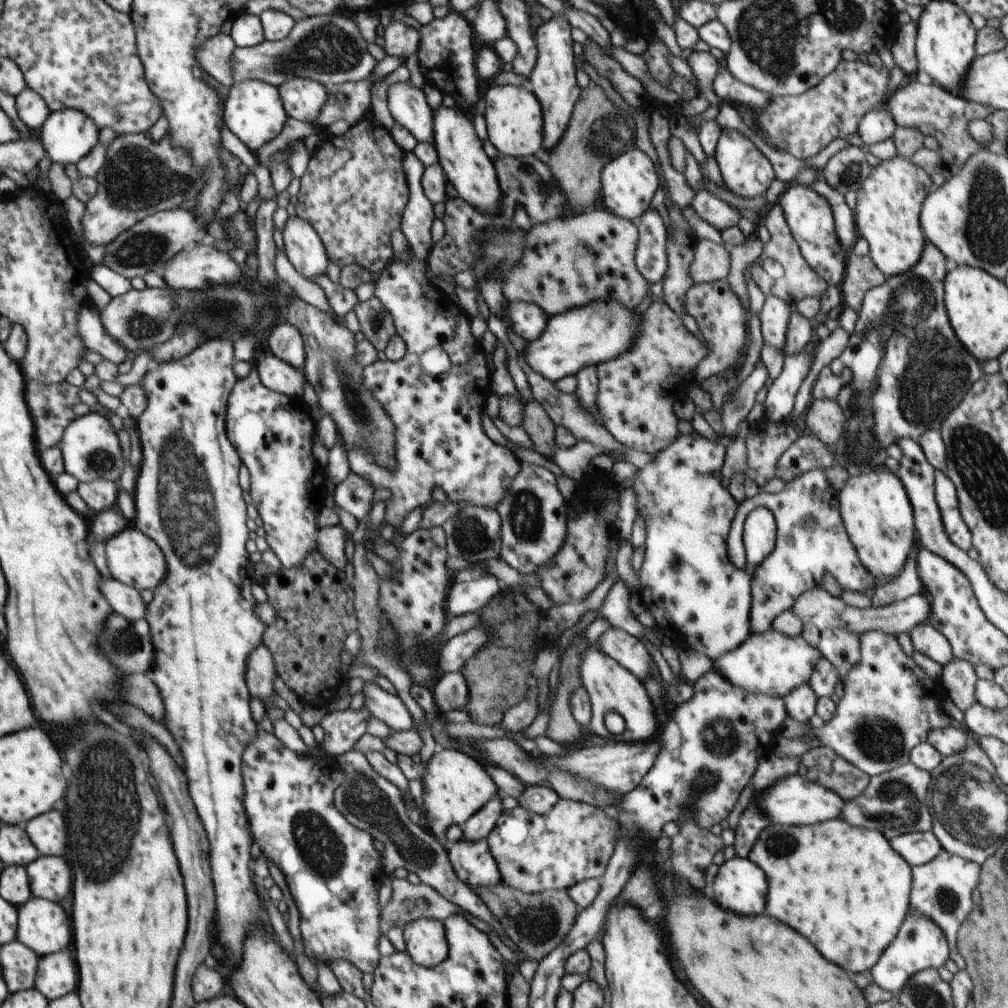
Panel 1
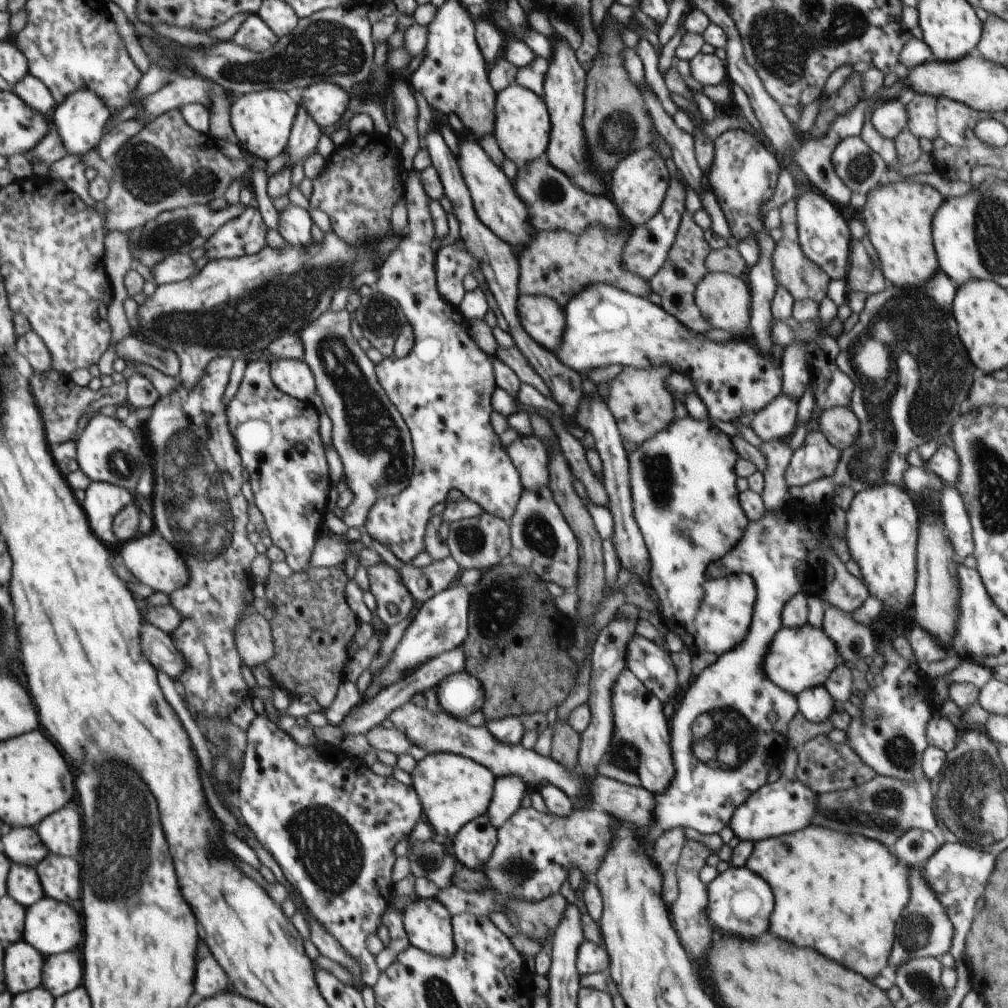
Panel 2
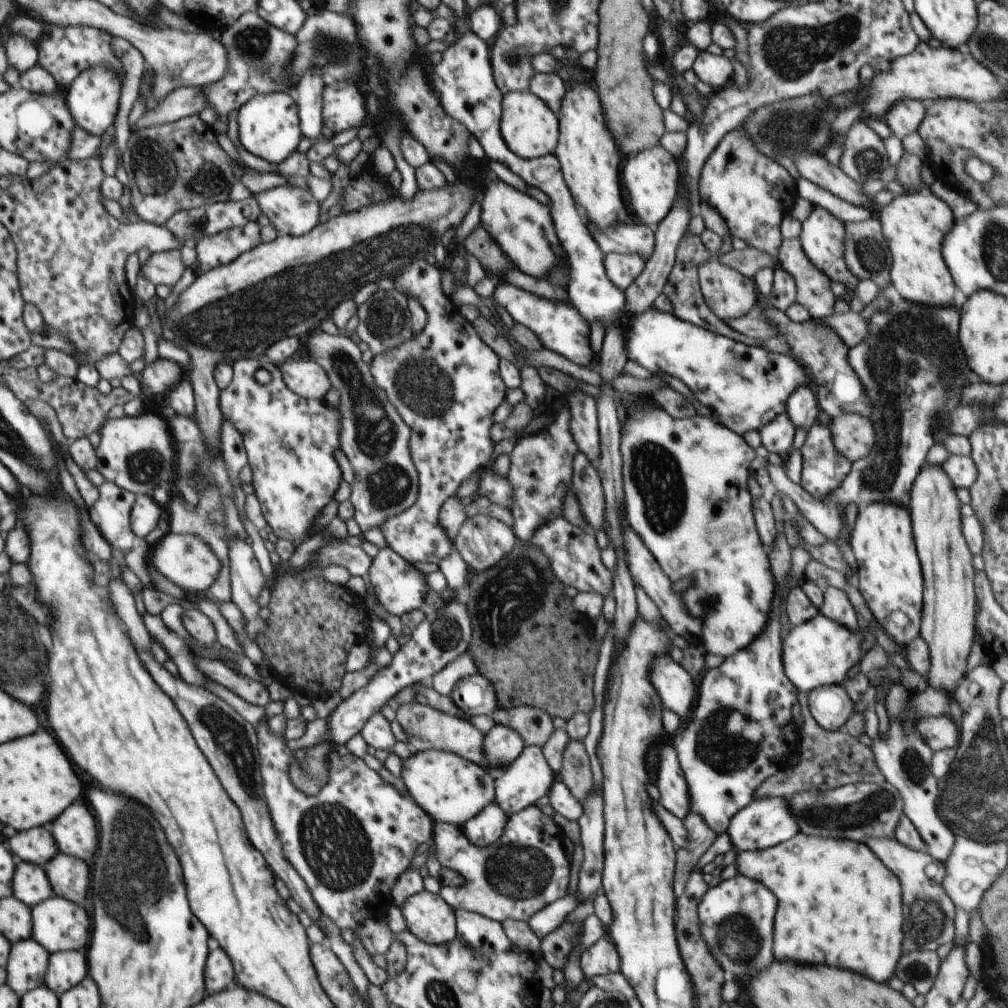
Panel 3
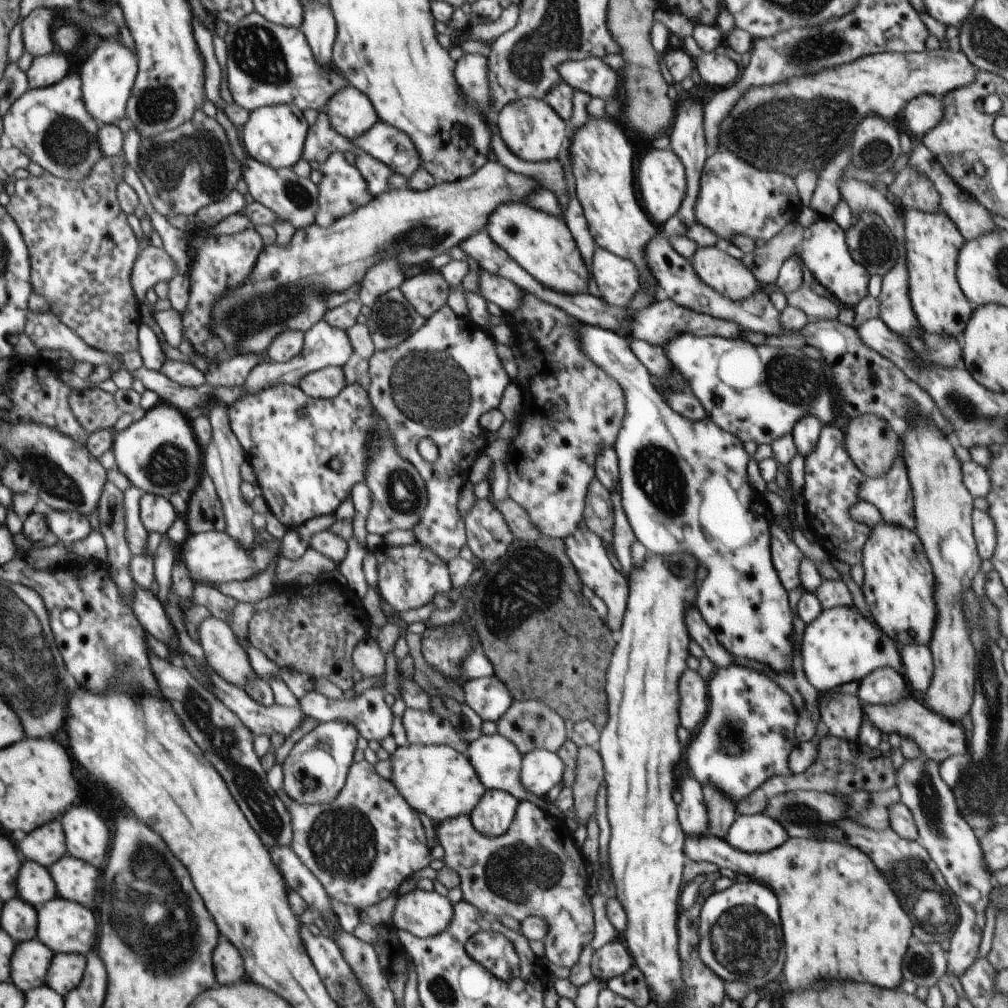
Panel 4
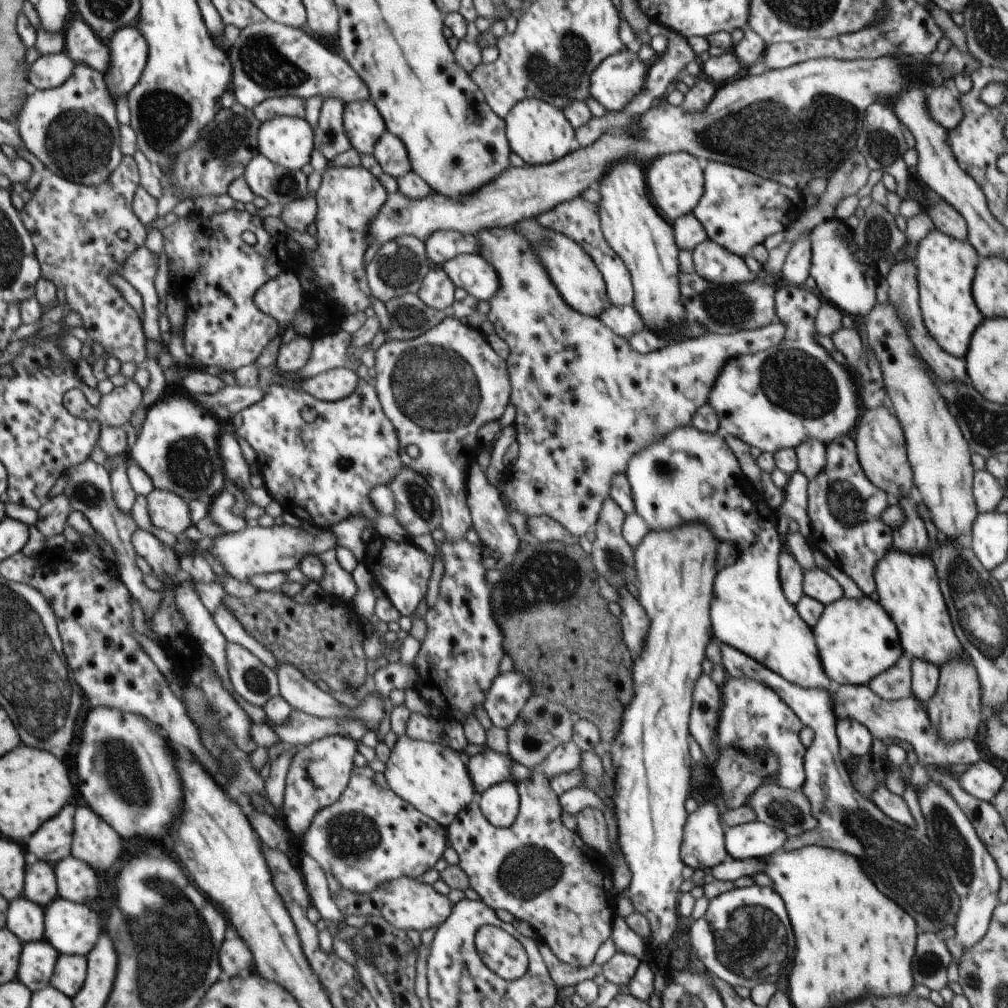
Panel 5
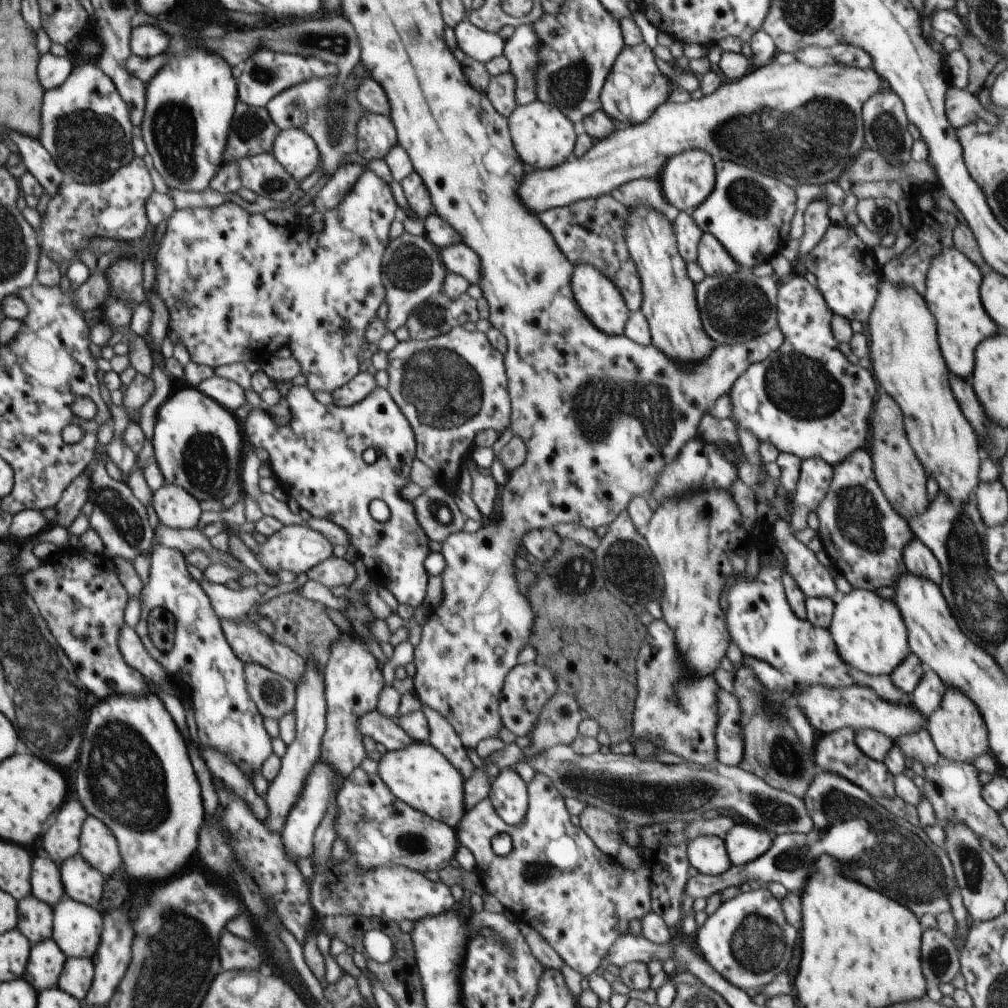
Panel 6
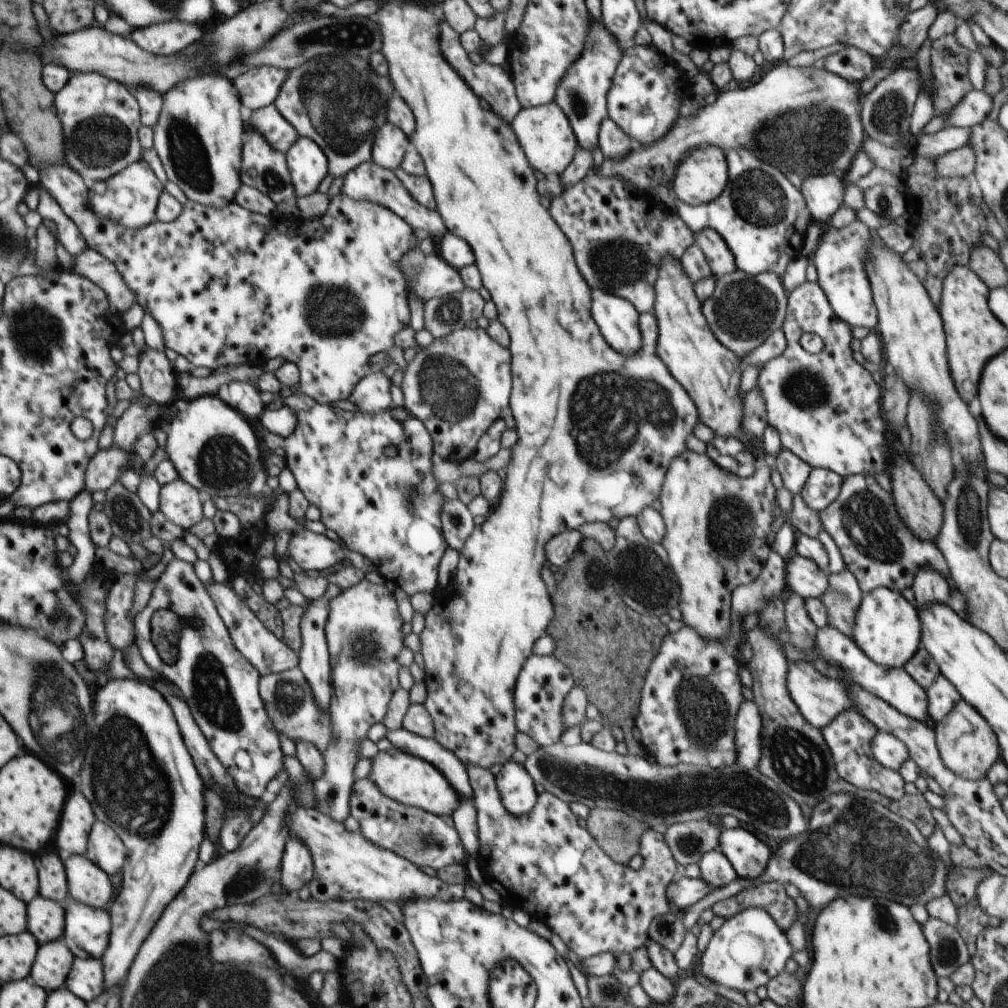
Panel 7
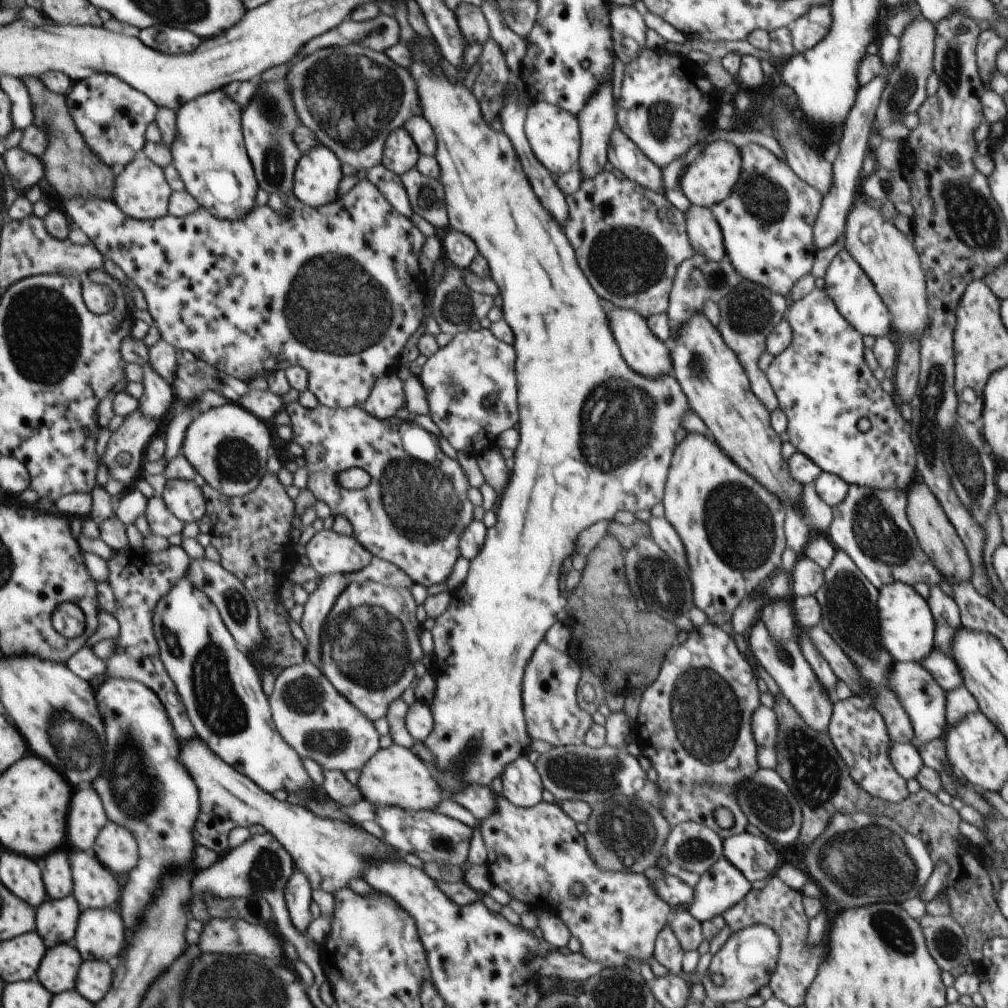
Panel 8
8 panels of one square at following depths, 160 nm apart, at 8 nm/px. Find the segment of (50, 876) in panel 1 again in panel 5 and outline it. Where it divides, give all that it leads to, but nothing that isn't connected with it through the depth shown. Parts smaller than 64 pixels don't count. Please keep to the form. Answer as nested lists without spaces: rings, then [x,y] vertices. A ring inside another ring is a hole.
[[[70,856],[58,863],[57,879],[63,898],[86,904],[98,896],[98,876],[92,866]]]

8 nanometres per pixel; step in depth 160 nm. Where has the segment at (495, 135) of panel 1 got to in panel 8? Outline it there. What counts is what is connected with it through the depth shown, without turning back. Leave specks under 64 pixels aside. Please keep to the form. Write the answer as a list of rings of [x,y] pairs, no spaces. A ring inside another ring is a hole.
[[[534,101],[527,108],[525,133],[536,158],[552,174],[561,175],[578,166],[581,132],[578,119],[567,110],[546,101]]]

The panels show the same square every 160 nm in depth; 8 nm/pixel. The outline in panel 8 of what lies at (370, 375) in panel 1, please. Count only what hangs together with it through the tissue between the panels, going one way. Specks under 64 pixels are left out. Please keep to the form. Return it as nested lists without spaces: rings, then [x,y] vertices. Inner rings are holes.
[[[470,329],[457,334],[423,364],[418,378],[427,394],[428,415],[458,452],[478,457],[486,445],[496,444],[502,432],[516,428],[519,419],[516,364],[513,345],[498,340],[490,329]]]

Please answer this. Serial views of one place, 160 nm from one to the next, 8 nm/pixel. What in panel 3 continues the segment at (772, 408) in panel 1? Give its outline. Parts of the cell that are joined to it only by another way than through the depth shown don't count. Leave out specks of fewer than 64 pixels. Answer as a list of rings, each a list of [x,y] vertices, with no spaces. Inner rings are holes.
[[[782,413],[758,431],[761,444],[769,452],[786,457],[794,449],[795,429],[795,424],[789,419],[787,413]]]

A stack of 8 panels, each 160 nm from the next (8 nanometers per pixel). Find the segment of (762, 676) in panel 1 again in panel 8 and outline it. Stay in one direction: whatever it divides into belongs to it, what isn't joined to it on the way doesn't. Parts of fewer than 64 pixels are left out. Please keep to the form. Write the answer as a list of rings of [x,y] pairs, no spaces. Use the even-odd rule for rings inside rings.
[[[896,581],[879,589],[877,605],[884,647],[895,662],[922,662],[934,650],[935,643],[935,620],[928,601],[913,586]]]

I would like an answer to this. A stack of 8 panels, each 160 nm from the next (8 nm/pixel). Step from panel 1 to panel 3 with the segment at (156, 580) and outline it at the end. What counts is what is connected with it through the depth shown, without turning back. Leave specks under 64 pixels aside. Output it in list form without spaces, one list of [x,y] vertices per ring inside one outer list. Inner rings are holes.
[[[168,533],[158,544],[151,547],[149,554],[151,569],[161,572],[168,581],[173,582],[188,594],[202,595],[217,582],[222,563],[211,546],[198,535]]]

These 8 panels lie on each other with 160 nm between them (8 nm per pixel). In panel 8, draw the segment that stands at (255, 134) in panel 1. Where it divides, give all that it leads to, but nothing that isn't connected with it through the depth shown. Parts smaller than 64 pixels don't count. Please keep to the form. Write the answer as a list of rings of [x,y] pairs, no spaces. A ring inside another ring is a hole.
[[[320,145],[310,152],[304,153],[298,161],[295,173],[293,174],[292,196],[297,201],[311,207],[324,207],[336,200],[338,196],[338,184],[343,178],[341,162],[335,152],[328,147]]]

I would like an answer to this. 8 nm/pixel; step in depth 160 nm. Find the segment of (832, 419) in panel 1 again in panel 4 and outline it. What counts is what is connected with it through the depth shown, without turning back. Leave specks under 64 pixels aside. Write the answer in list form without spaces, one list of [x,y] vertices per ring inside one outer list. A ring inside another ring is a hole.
[[[864,413],[854,417],[848,423],[846,434],[843,435],[844,446],[850,460],[869,479],[884,476],[892,468],[896,456],[903,447],[900,436],[890,428],[890,424],[874,414]]]

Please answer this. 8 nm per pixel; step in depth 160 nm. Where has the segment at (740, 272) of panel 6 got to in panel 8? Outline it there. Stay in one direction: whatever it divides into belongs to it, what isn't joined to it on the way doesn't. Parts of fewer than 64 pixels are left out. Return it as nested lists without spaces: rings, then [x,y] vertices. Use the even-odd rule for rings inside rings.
[[[741,280],[740,284],[726,297],[716,303],[719,306],[721,321],[716,327],[725,343],[736,353],[740,364],[748,375],[752,392],[772,412],[779,407],[779,400],[773,391],[769,378],[759,366],[759,356],[767,350],[767,336],[776,328],[779,322],[786,318],[790,301],[782,295],[768,290],[753,282]]]

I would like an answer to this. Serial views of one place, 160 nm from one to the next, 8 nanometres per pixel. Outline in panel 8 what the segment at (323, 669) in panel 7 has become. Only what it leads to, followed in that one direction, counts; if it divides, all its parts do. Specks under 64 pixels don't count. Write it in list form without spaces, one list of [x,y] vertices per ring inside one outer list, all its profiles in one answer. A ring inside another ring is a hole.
[[[338,573],[319,577],[318,582],[316,590],[309,594],[303,606],[300,625],[308,638],[306,659],[321,670],[321,634],[325,620],[334,608],[336,599],[350,582],[343,574]]]

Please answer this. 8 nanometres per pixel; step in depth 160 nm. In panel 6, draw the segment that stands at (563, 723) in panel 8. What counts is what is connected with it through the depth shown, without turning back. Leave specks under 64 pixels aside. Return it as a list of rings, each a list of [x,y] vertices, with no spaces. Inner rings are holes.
[[[532,661],[518,664],[506,675],[499,702],[499,711],[504,726],[517,736],[528,736],[538,722],[545,704],[558,692],[554,674],[548,667]]]

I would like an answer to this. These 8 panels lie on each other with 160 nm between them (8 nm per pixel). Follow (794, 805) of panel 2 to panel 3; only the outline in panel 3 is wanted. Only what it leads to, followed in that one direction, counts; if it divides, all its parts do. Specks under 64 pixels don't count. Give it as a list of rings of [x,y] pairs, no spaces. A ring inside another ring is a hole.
[[[767,797],[754,800],[739,810],[730,819],[726,833],[737,851],[759,851],[790,840],[799,833],[799,828],[786,799]]]

